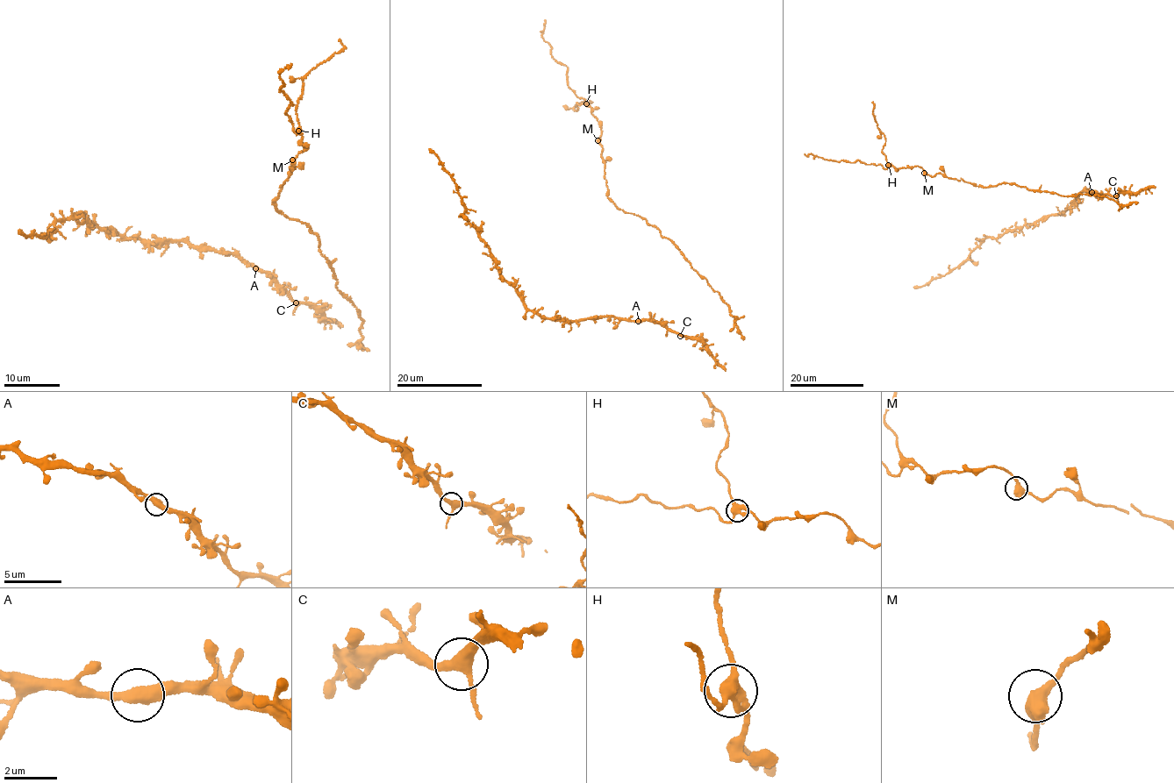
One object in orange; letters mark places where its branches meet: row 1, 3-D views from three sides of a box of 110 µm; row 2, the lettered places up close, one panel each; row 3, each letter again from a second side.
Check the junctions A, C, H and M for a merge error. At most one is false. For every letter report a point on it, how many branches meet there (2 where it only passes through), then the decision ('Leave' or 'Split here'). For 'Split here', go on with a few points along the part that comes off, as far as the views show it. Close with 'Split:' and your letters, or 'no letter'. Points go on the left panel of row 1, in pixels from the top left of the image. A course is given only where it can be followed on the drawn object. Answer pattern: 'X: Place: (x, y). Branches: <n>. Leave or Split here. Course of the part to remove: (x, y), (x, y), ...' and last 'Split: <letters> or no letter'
A: Place: (255, 268). Branches: 2. Leave
C: Place: (296, 302). Branches: 3. Leave
H: Place: (298, 131). Branches: 3. Leave
M: Place: (292, 160). Branches: 2. Leave
Split: no letter

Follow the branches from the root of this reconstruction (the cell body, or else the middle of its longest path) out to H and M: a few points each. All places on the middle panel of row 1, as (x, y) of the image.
H: (734, 320), (730, 307), (676, 245), (645, 219), (619, 209), (607, 196), (600, 125), (586, 103)
M: (734, 320), (730, 307), (676, 245), (645, 219), (619, 209), (607, 196), (605, 162), (597, 140)

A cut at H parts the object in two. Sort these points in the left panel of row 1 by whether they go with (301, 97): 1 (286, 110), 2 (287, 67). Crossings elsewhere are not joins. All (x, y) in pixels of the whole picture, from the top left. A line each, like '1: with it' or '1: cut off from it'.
1: cut off from it
2: cut off from it

